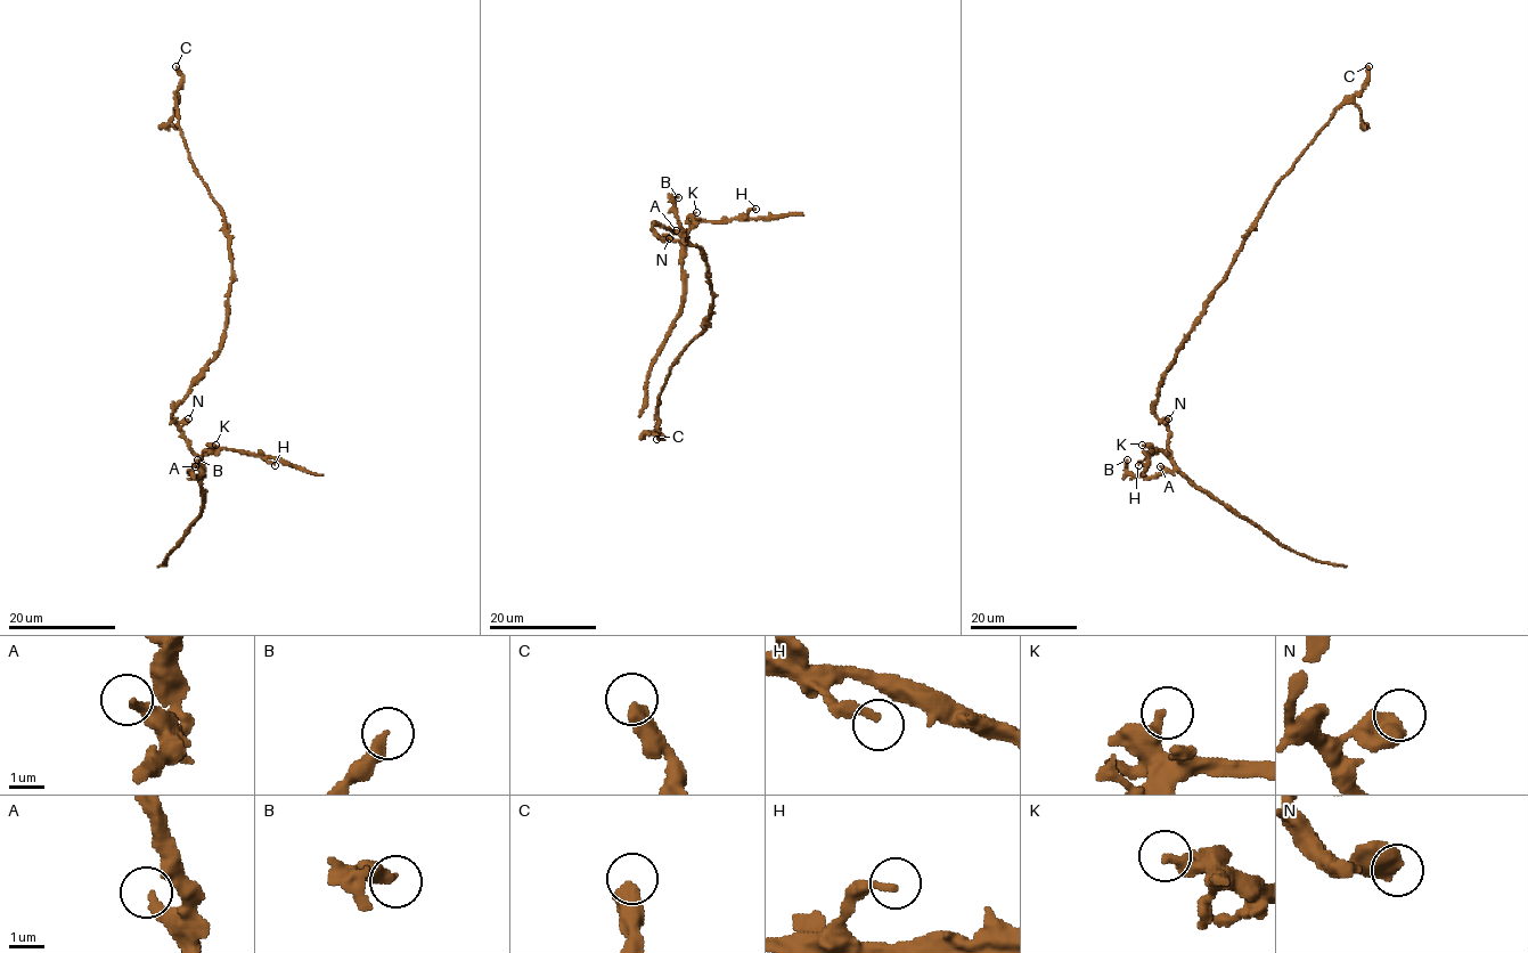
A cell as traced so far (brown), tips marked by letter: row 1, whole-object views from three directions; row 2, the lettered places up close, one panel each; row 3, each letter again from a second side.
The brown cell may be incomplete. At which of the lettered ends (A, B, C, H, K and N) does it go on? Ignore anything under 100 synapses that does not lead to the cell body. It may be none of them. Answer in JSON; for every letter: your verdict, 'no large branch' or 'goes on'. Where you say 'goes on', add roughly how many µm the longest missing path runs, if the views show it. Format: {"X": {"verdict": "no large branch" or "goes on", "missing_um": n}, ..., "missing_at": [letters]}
{"A": {"verdict": "no large branch"}, "B": {"verdict": "no large branch"}, "C": {"verdict": "no large branch"}, "H": {"verdict": "no large branch"}, "K": {"verdict": "no large branch"}, "N": {"verdict": "no large branch"}, "missing_at": []}

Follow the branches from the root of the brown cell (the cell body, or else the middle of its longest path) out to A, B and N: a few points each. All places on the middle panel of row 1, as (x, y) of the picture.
A: (700, 250), (671, 228), (653, 226), (662, 239), (673, 238), (683, 243), (683, 236), (676, 230)
B: (700, 250), (671, 228), (656, 225), (653, 228), (662, 239), (673, 238), (683, 243), (671, 196), (678, 197)
N: (700, 250), (671, 228), (653, 226), (659, 235), (669, 238)

